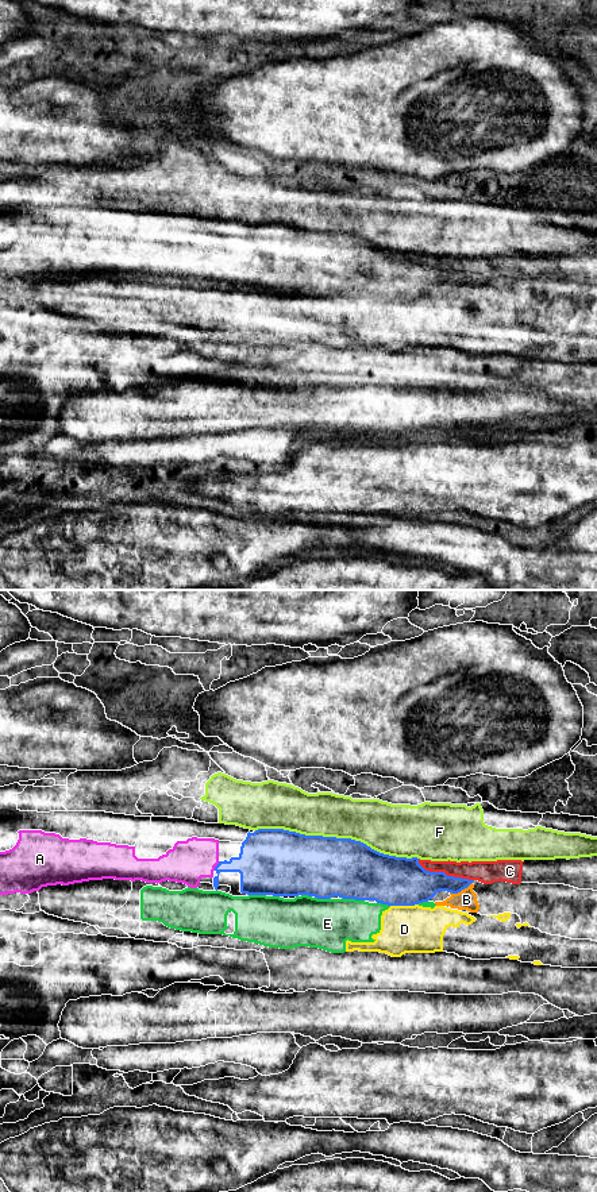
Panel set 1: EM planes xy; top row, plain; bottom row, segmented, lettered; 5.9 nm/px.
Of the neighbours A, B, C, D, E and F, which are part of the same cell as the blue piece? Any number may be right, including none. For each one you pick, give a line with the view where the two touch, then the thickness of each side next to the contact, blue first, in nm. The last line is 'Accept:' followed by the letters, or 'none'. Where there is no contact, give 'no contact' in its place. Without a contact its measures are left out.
A: contact in xy; calibres 260 and 240 nm
Accept: A

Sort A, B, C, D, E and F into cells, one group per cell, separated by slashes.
A / B D E / C / F

